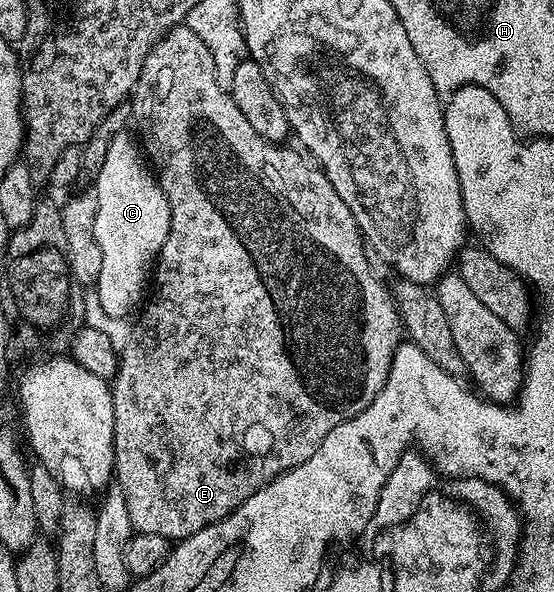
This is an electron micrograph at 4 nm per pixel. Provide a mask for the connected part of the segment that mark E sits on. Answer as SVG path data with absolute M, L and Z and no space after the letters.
M180 25L174 27L168 35L163 35L158 39L151 47L151 52L145 57L143 72L137 81L129 102L132 107L134 126L139 126L139 131L143 134L143 139L141 138L142 150L145 152L150 166L157 172L159 186L163 188L165 197L169 201L171 228L169 229L169 237L165 237L165 245L161 245L159 257L153 264L151 300L149 300L149 295L149 298L146 300L146 303L148 302L147 308L145 308L146 303L142 308L142 311L144 310L143 316L136 321L135 328L132 329L131 336L127 339L127 344L124 347L122 344L119 369L116 371L114 380L111 383L113 421L115 422L113 425L113 433L115 434L115 473L113 479L120 489L123 490L125 505L129 507L129 521L136 532L158 533L160 537L178 541L180 539L188 539L193 533L197 533L201 529L221 521L226 515L233 513L245 501L249 501L249 497L253 497L253 493L257 493L257 489L261 489L267 483L272 483L284 471L292 471L297 465L309 461L309 457L313 457L313 453L317 453L321 441L325 441L325 437L329 437L329 433L333 433L333 429L337 429L337 425L341 425L347 419L357 417L357 413L364 411L375 400L377 393L381 393L381 389L385 385L389 369L391 368L391 361L401 342L401 324L399 311L395 307L392 292L388 290L385 284L374 278L369 270L369 262L366 261L365 253L363 252L365 240L357 225L357 221L353 217L353 213L349 209L349 205L345 205L345 201L341 201L341 197L337 193L337 189L333 189L329 177L306 154L300 153L298 150L296 150L297 152L290 151L287 145L265 141L265 137L257 137L257 132L249 126L249 121L245 121L245 116L241 114L241 109L237 109L237 105L232 101L230 94L217 83L213 54L205 47L204 41L201 41L199 36L193 33L193 29L186 25Z

